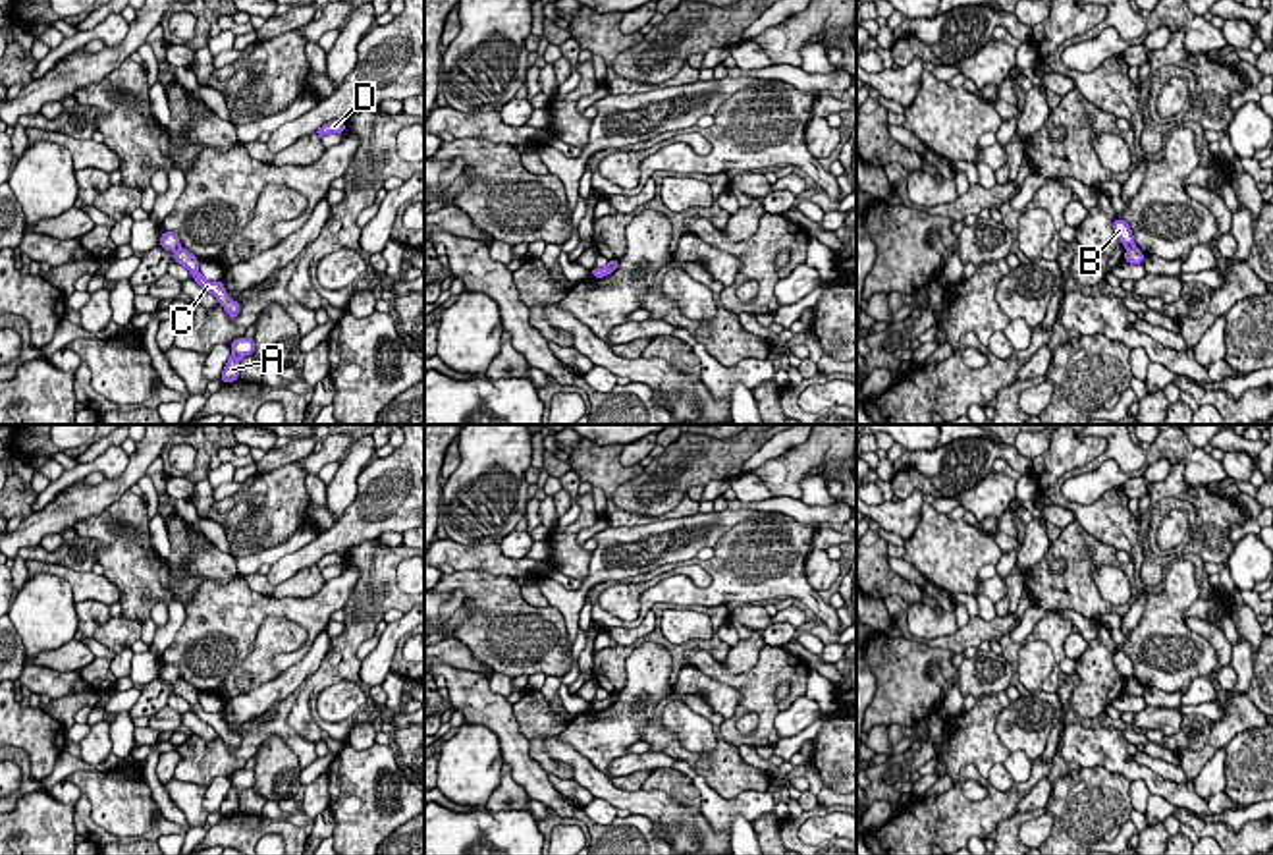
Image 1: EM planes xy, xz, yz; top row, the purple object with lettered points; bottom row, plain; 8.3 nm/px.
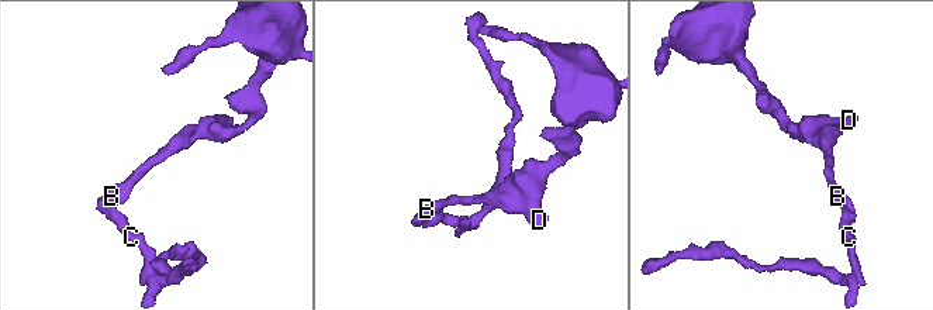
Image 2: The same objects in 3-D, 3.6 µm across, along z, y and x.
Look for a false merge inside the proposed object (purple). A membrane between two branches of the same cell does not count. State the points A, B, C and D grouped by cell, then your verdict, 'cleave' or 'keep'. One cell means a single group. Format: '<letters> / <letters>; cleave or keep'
A C / B D; cleave

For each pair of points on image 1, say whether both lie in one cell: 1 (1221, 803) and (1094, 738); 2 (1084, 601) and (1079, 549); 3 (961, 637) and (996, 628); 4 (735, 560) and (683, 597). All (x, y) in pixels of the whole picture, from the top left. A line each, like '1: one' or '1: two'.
1: one
2: one
3: one
4: one

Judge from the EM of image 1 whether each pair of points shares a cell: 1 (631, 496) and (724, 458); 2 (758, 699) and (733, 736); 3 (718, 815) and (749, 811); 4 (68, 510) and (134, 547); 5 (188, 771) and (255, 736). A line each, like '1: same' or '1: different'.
1: same
2: same
3: same
4: different
5: same

